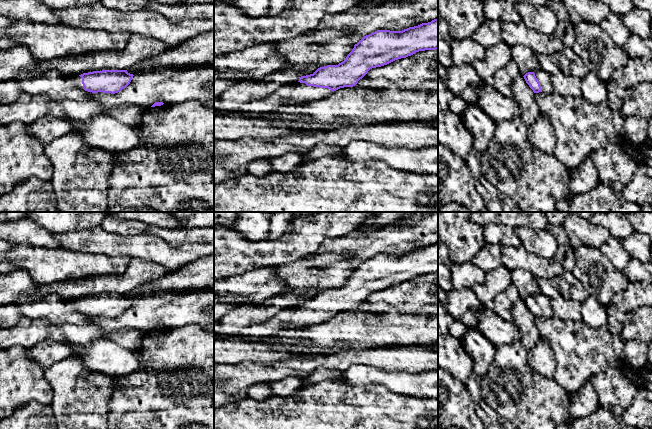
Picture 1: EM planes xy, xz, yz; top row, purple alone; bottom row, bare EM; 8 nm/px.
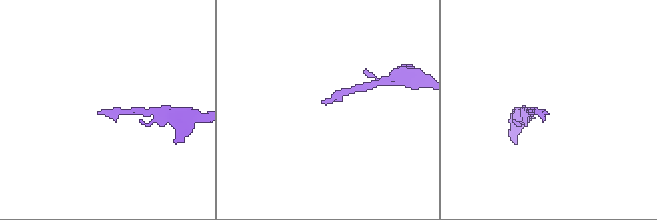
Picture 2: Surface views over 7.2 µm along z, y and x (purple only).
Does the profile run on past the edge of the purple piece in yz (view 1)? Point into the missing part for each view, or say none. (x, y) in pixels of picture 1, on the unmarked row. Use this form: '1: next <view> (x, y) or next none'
1: next yz (543, 301)

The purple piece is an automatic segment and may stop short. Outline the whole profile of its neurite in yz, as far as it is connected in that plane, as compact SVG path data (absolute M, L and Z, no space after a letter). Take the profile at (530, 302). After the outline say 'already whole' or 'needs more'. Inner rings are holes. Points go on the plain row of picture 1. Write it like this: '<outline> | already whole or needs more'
M542 293L537 294L535 297L528 296L523 301L534 317L551 318L554 316L550 299Z | needs more

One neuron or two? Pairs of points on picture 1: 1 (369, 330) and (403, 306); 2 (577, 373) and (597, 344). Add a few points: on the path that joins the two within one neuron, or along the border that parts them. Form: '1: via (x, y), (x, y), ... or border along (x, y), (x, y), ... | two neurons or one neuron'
1: border along (373, 312), (396, 310), (401, 313), (419, 314) | two neurons
2: via (578, 365), (578, 362), (589, 350) | one neuron

